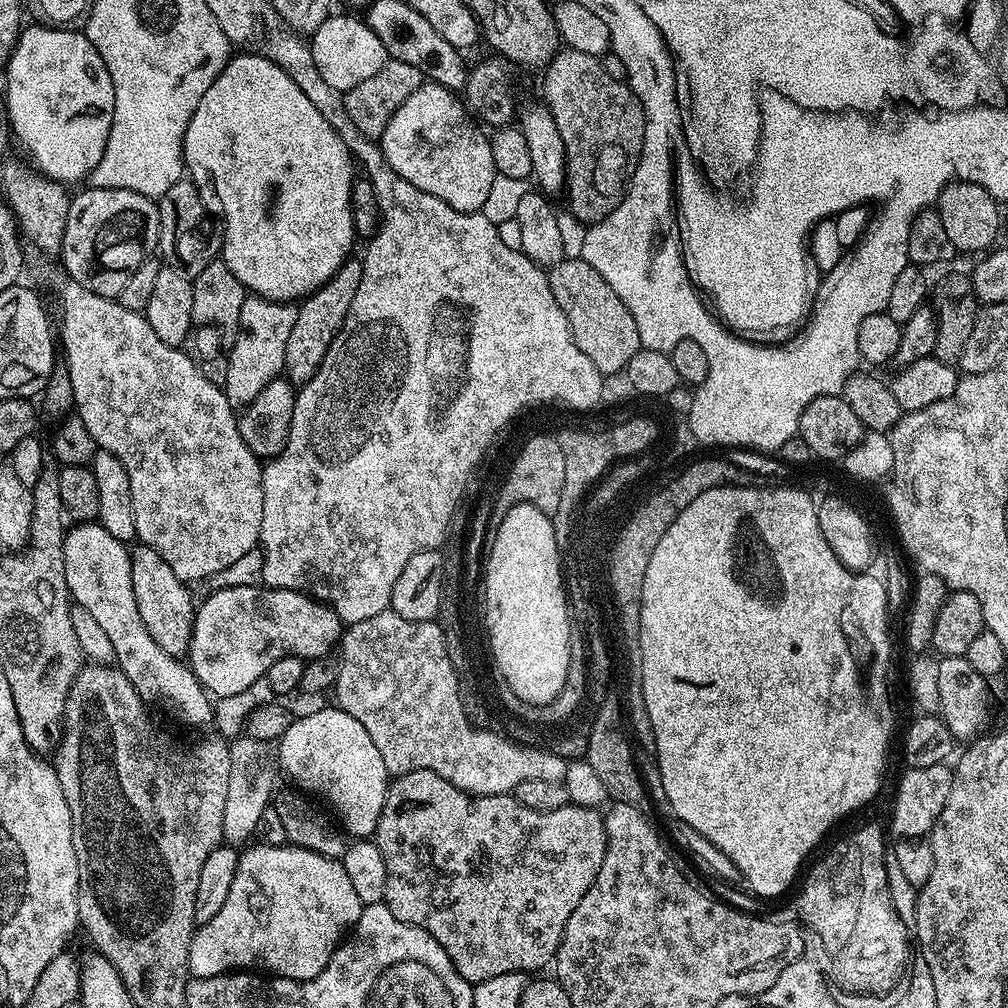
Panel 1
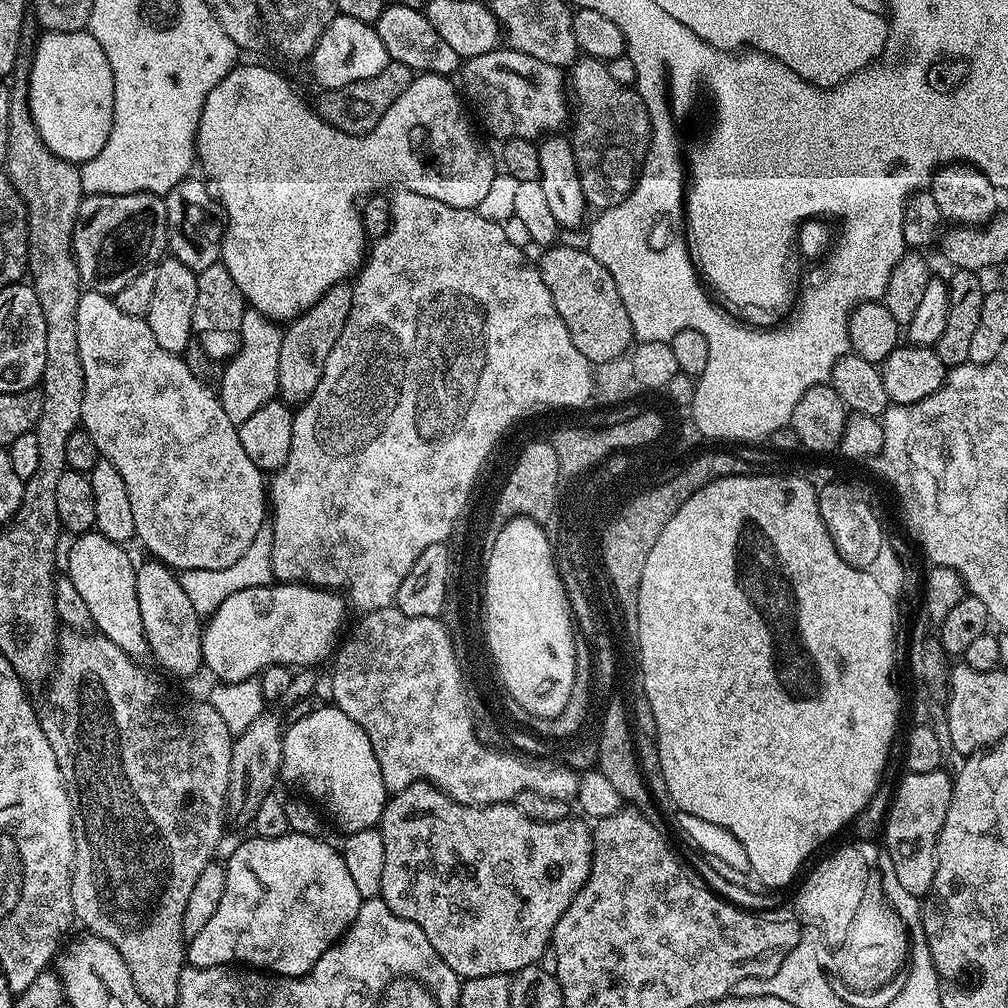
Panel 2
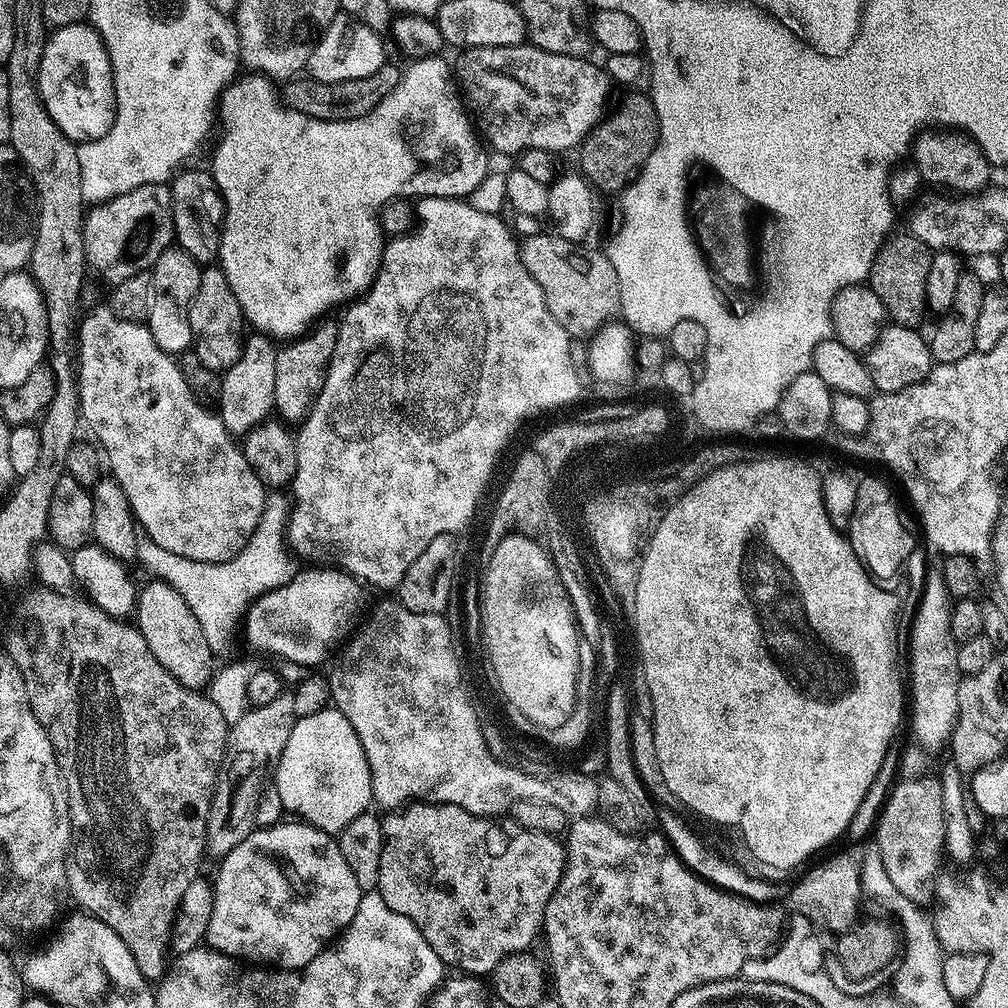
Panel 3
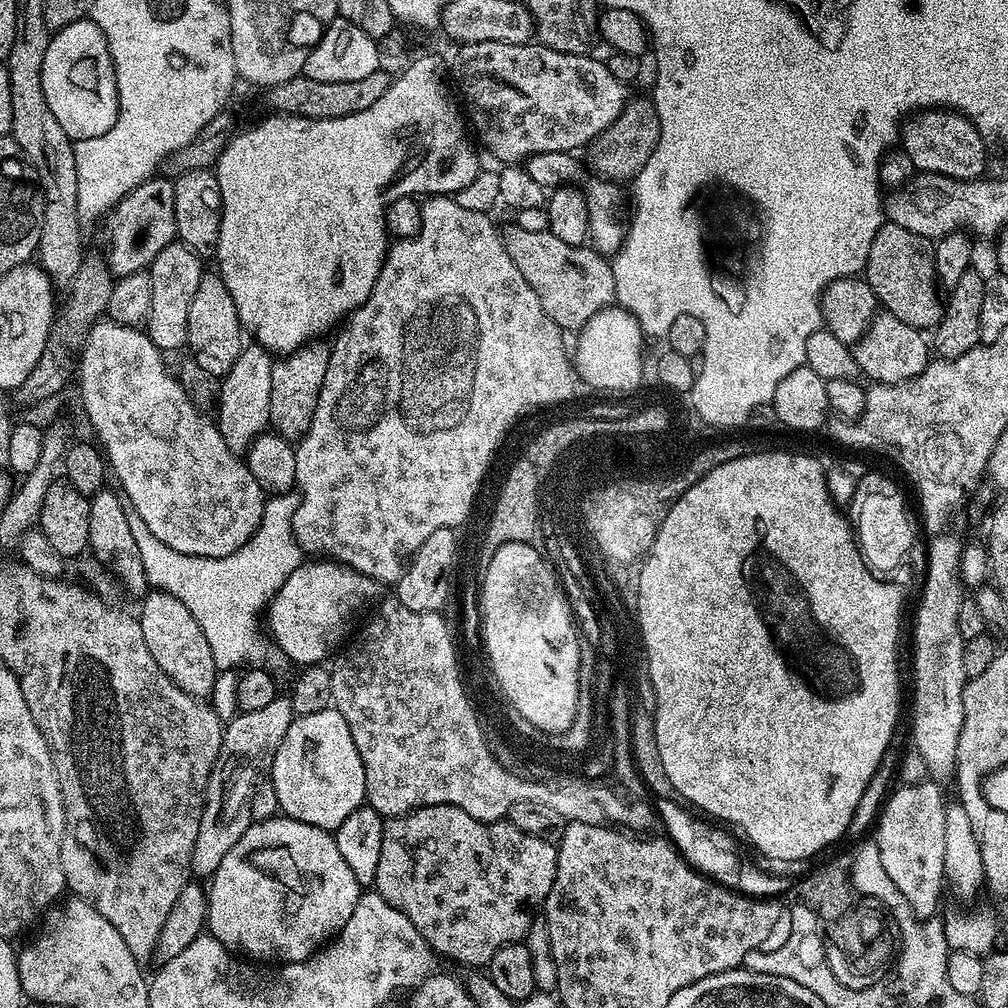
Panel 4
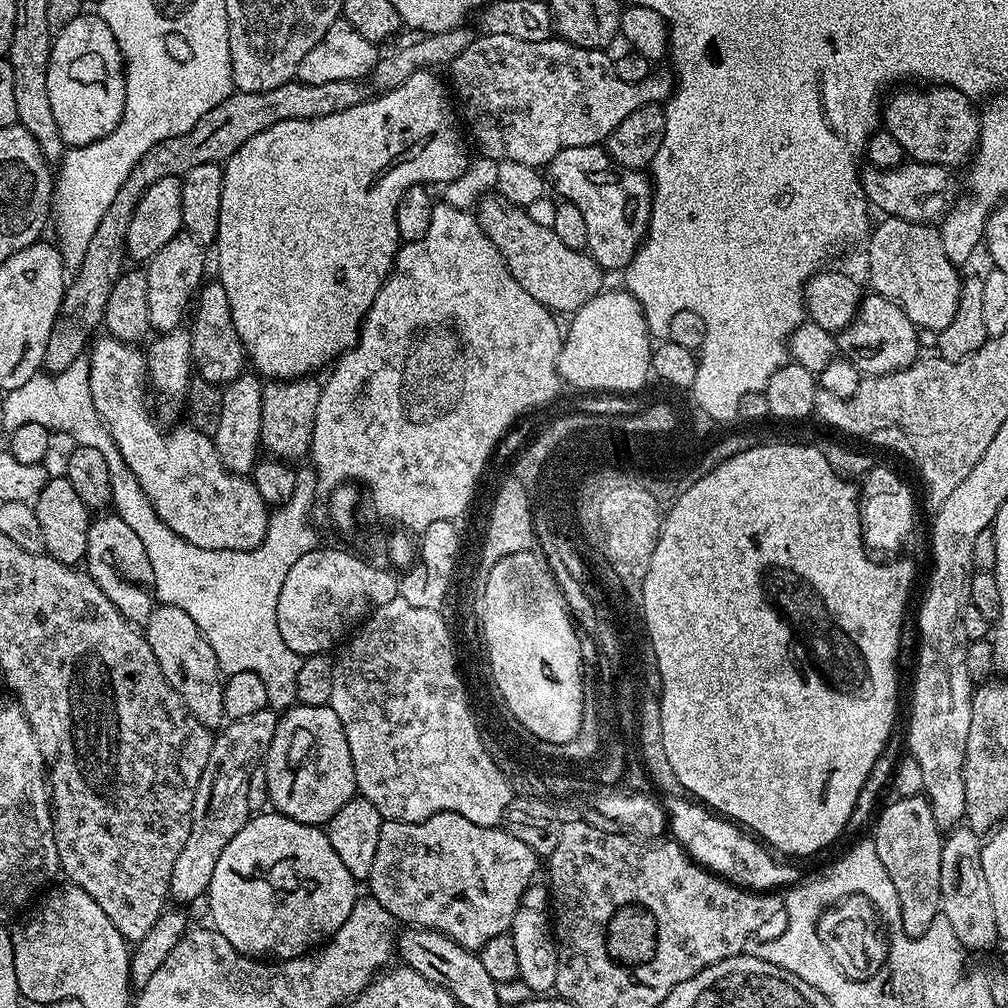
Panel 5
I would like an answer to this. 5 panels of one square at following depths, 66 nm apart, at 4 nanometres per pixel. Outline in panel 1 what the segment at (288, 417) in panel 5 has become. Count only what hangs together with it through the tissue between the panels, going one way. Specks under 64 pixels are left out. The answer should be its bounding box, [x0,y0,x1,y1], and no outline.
[283,258,362,386]

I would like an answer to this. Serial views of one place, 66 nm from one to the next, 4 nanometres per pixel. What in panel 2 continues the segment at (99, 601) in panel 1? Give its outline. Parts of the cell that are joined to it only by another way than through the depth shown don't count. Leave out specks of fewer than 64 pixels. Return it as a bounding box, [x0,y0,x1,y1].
[66,530,149,657]

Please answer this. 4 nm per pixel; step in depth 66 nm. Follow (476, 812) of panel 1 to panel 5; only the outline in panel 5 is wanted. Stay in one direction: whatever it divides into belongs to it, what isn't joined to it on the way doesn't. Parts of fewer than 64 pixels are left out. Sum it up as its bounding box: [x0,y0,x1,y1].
[366,812,537,950]

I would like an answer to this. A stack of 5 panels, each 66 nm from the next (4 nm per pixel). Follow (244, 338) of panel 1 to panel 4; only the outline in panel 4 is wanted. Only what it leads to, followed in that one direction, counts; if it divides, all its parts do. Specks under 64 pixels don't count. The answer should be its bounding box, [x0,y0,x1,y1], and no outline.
[214,342,273,454]

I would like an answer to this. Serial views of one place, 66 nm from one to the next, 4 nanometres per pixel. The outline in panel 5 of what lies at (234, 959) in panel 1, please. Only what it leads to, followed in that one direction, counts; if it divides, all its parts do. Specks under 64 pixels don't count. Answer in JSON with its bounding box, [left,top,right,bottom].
[206,810,352,962]

